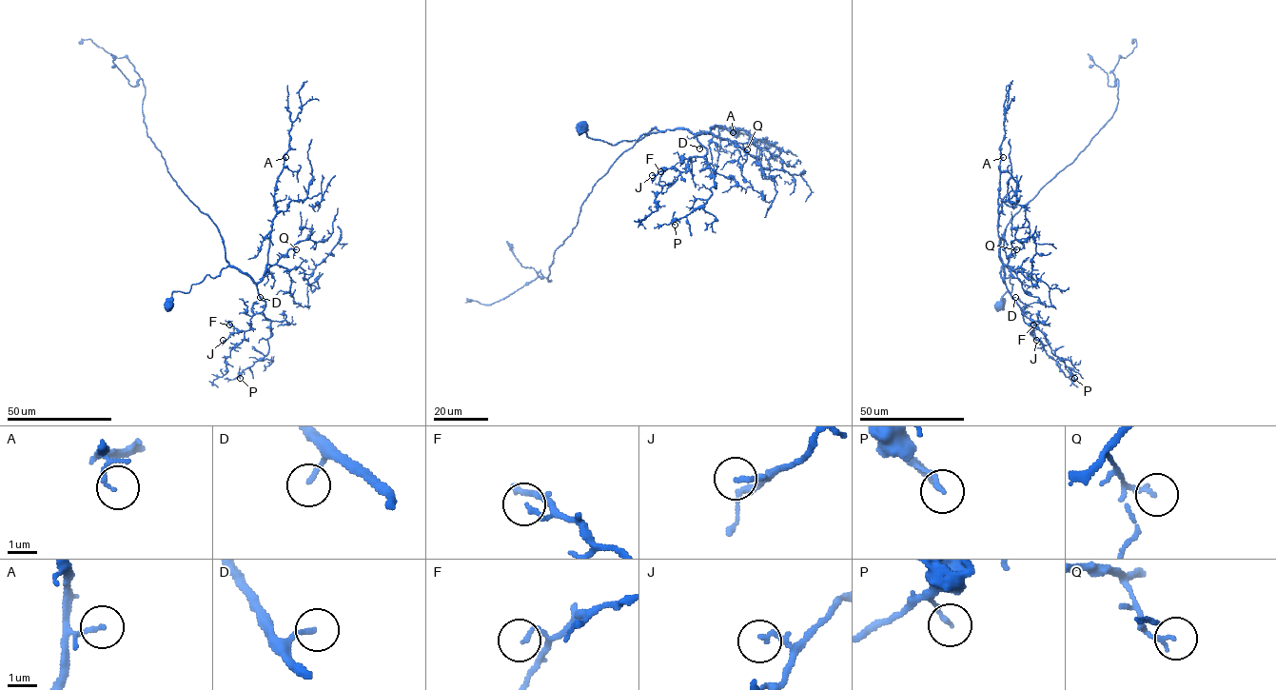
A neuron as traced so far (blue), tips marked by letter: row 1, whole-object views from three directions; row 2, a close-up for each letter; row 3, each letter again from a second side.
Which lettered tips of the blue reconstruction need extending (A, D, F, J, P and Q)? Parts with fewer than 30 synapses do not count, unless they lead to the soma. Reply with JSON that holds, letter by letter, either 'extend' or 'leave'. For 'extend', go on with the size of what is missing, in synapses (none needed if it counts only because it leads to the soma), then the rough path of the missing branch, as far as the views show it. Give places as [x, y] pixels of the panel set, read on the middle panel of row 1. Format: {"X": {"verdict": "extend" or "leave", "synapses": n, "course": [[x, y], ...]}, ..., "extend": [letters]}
{"A": {"verdict": "leave"}, "D": {"verdict": "extend", "synapses": 50}, "F": {"verdict": "leave"}, "J": {"verdict": "leave"}, "P": {"verdict": "leave"}, "Q": {"verdict": "leave"}, "extend": ["D"]}

